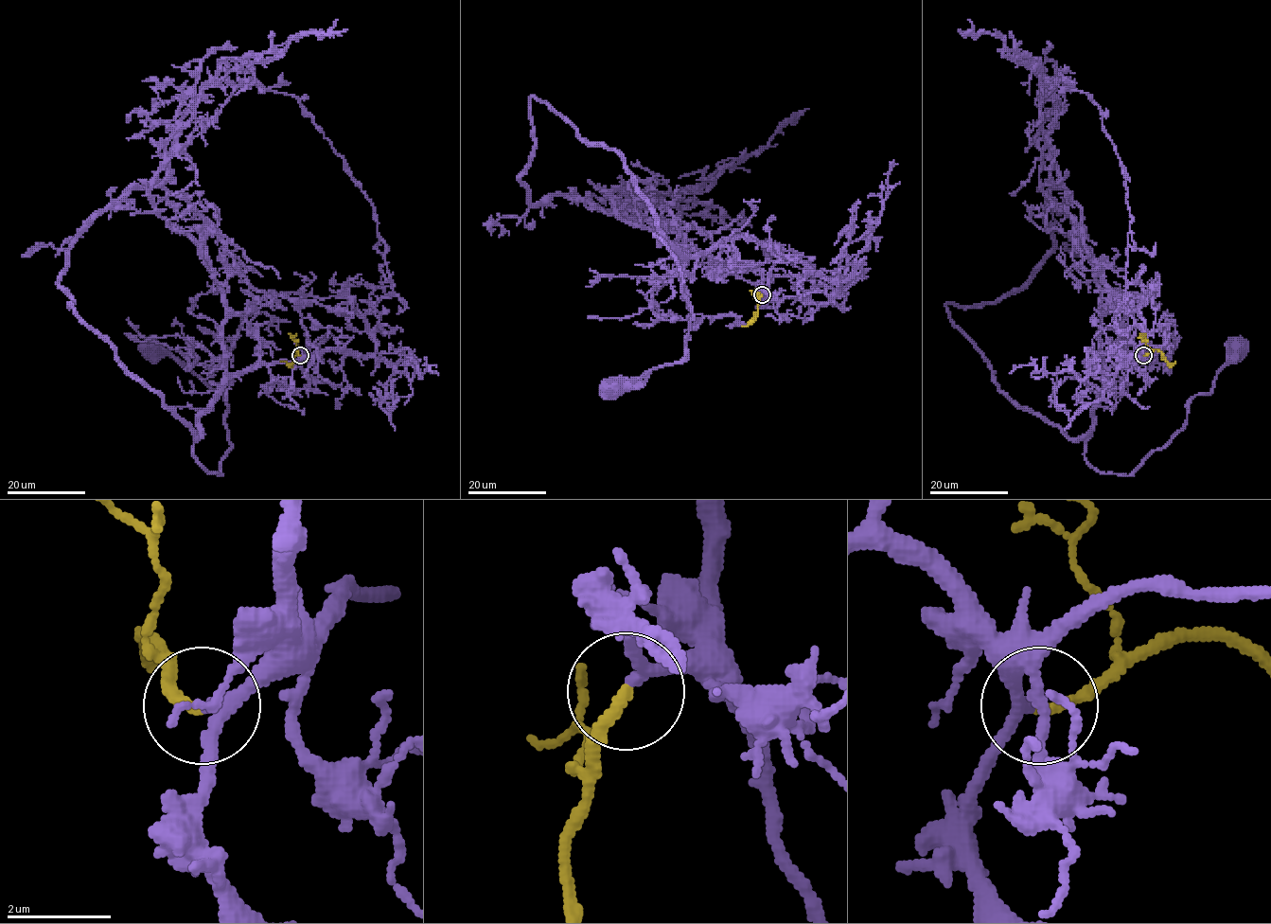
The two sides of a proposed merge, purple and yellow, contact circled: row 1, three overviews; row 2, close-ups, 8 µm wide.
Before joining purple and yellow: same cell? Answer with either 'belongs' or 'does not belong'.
belongs

